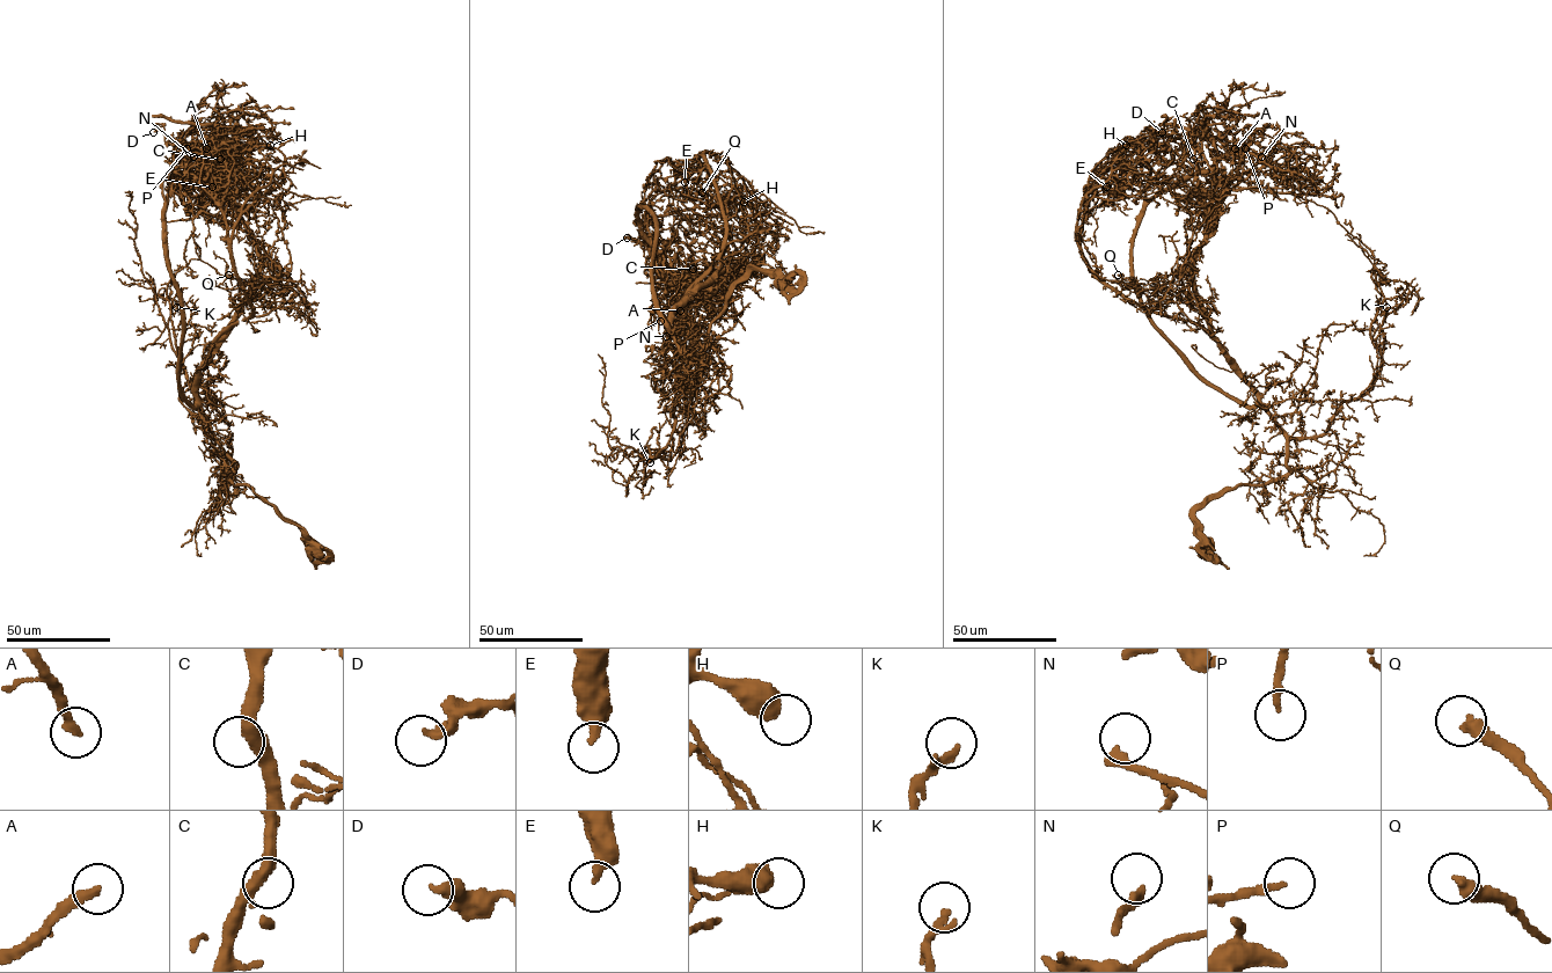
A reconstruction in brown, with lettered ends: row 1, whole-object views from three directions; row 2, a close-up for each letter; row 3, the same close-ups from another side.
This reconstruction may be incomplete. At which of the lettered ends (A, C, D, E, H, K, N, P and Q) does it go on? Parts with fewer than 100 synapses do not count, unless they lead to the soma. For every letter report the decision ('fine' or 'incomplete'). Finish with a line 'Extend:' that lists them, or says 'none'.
A: incomplete
C: fine
D: fine
E: fine
H: fine
K: fine
N: fine
P: fine
Q: fine
Extend: A

